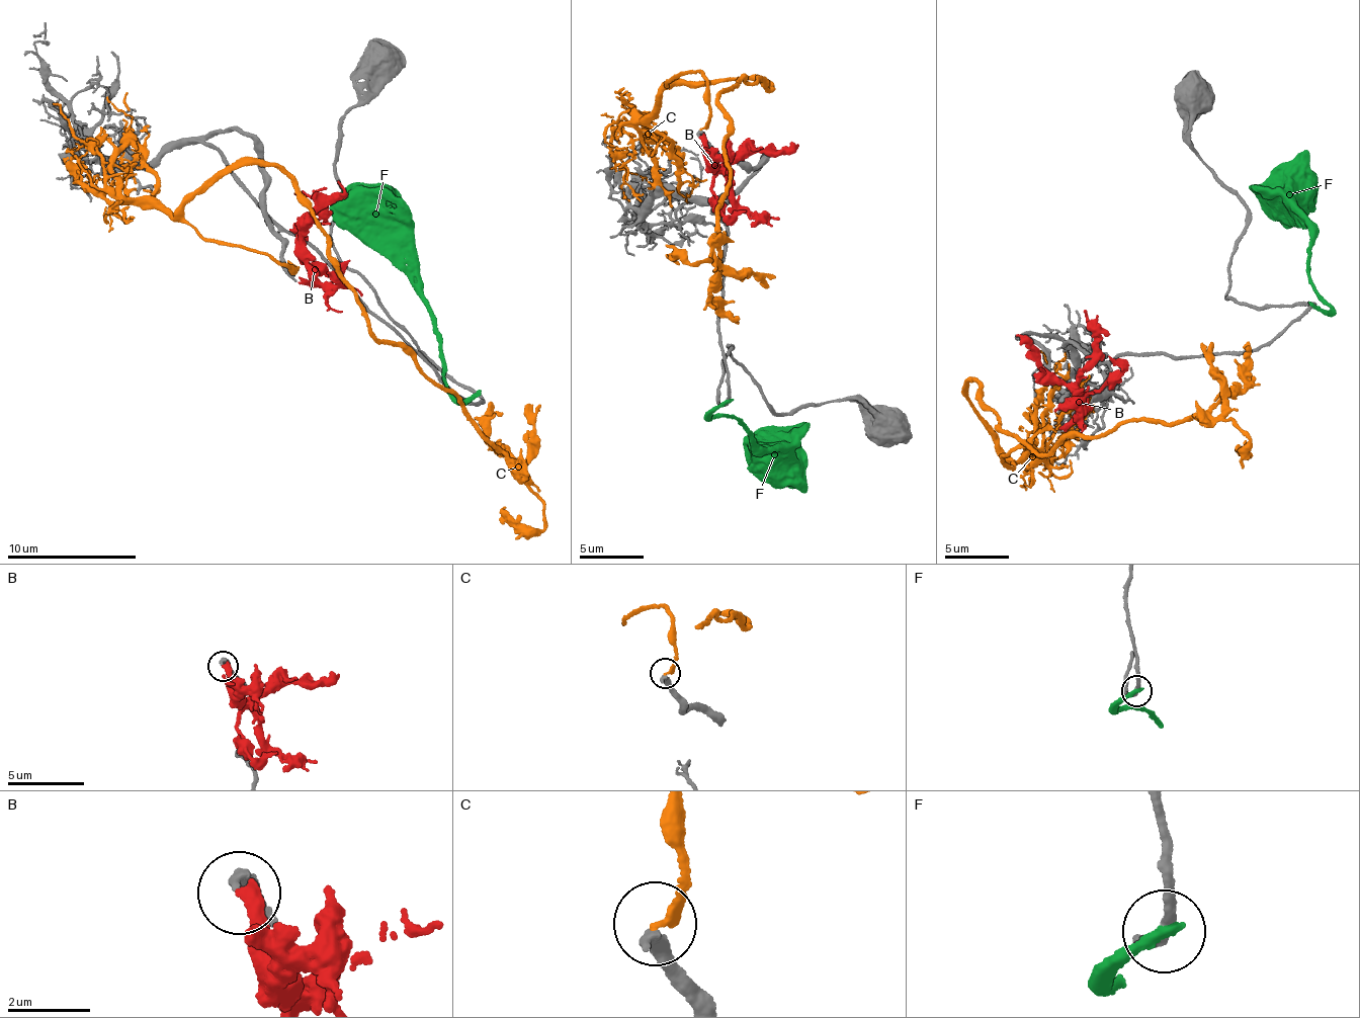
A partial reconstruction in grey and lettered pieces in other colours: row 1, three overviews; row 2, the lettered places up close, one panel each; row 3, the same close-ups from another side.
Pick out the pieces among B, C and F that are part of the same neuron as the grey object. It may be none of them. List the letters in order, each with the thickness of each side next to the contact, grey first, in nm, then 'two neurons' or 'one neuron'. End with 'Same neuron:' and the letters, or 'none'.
B: 200/320 nm | one neuron
C: 340/260 nm | two neurons
F: 240/340 nm | two neurons
Same neuron: B

